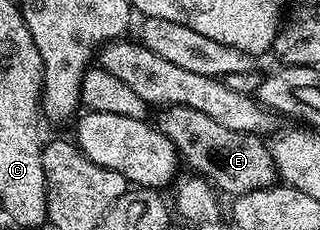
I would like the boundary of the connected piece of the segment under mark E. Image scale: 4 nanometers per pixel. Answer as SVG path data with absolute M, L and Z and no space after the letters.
M169 104L158 109L157 127L179 152L182 163L192 168L192 173L210 182L220 193L228 192L234 198L249 194L253 190L270 188L276 183L277 173L274 160L266 143L258 135L250 132L234 132L221 122L213 122L209 114L193 110L193 106Z

